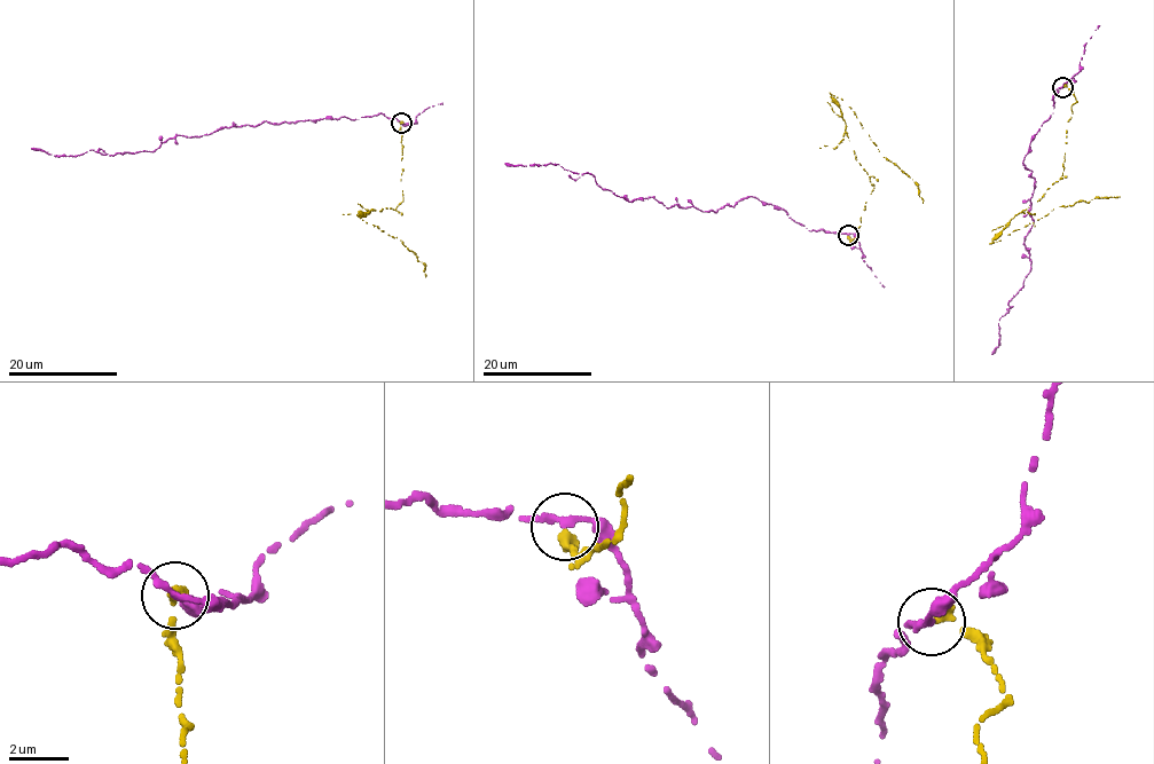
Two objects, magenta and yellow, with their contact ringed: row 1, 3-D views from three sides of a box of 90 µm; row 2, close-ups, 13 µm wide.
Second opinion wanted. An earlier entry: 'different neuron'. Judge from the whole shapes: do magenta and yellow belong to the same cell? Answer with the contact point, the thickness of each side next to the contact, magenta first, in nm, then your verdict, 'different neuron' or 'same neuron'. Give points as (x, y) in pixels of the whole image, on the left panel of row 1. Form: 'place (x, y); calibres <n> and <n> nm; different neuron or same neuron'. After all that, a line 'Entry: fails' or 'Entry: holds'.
place (401, 123); calibres 240 and 360 nm; different neuron
Entry: holds

